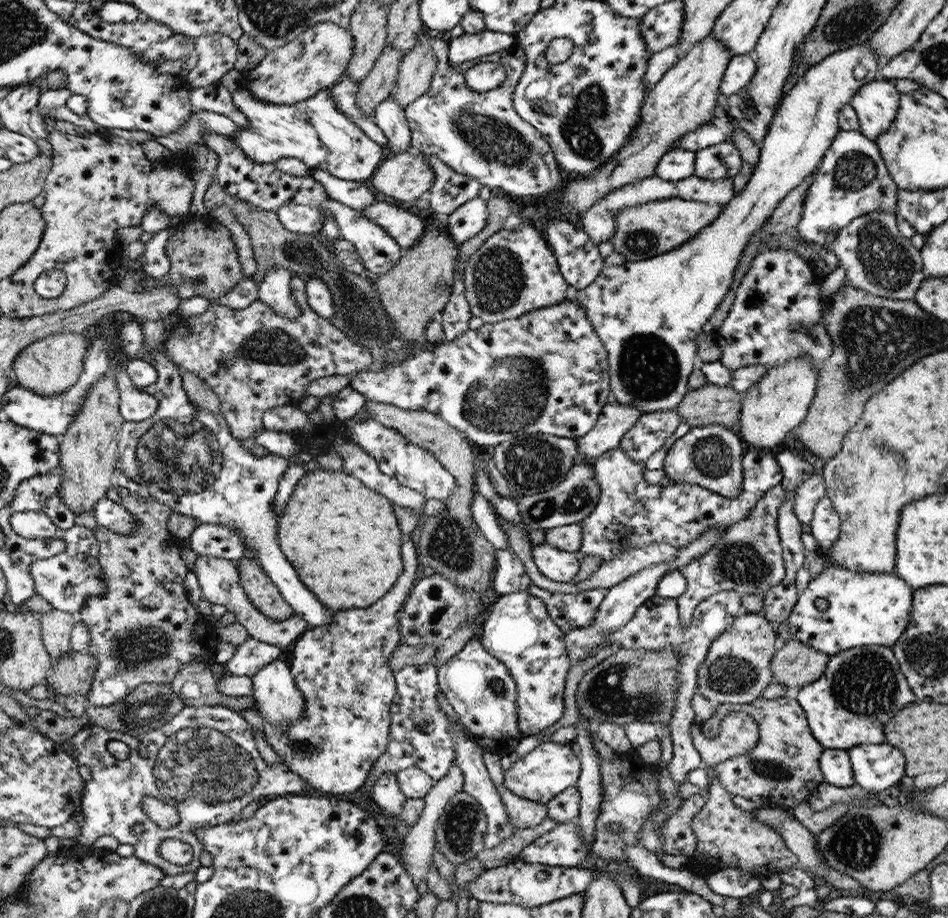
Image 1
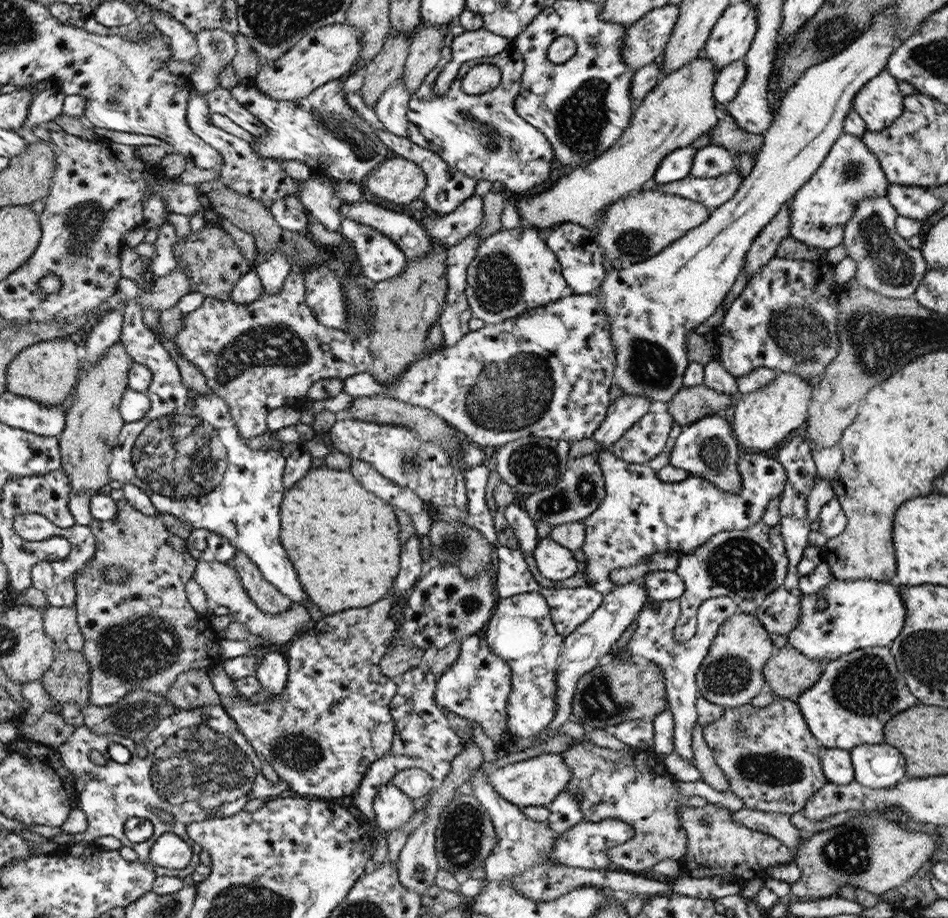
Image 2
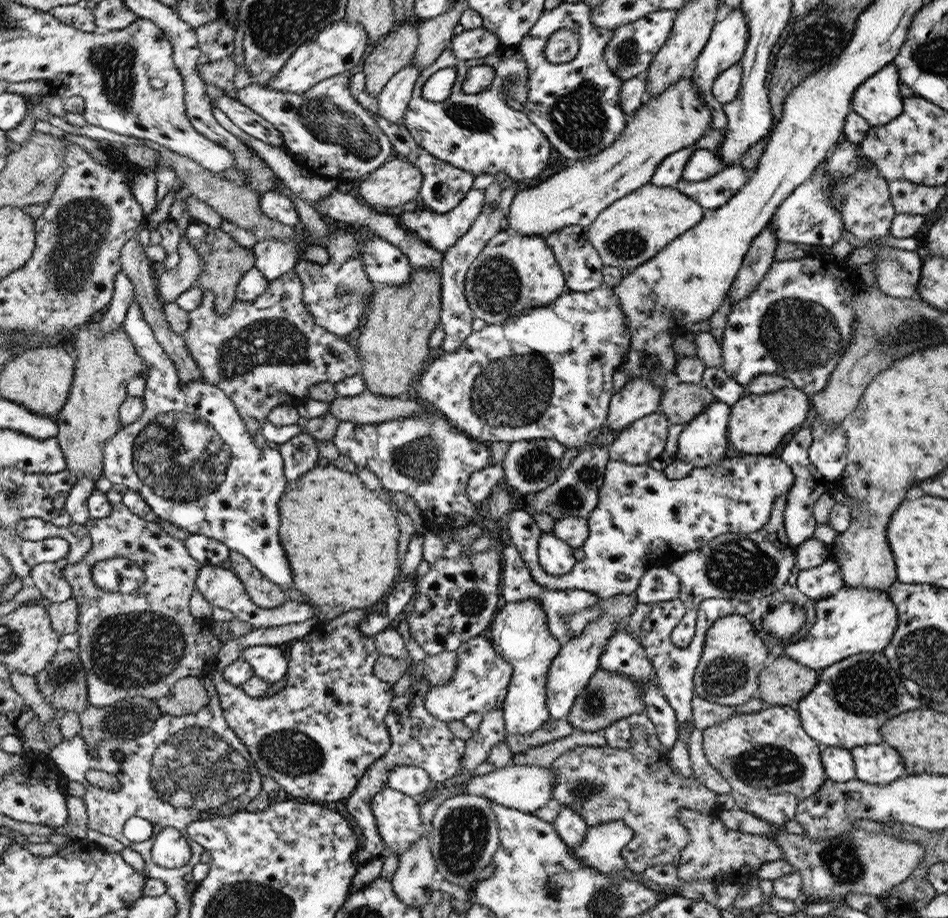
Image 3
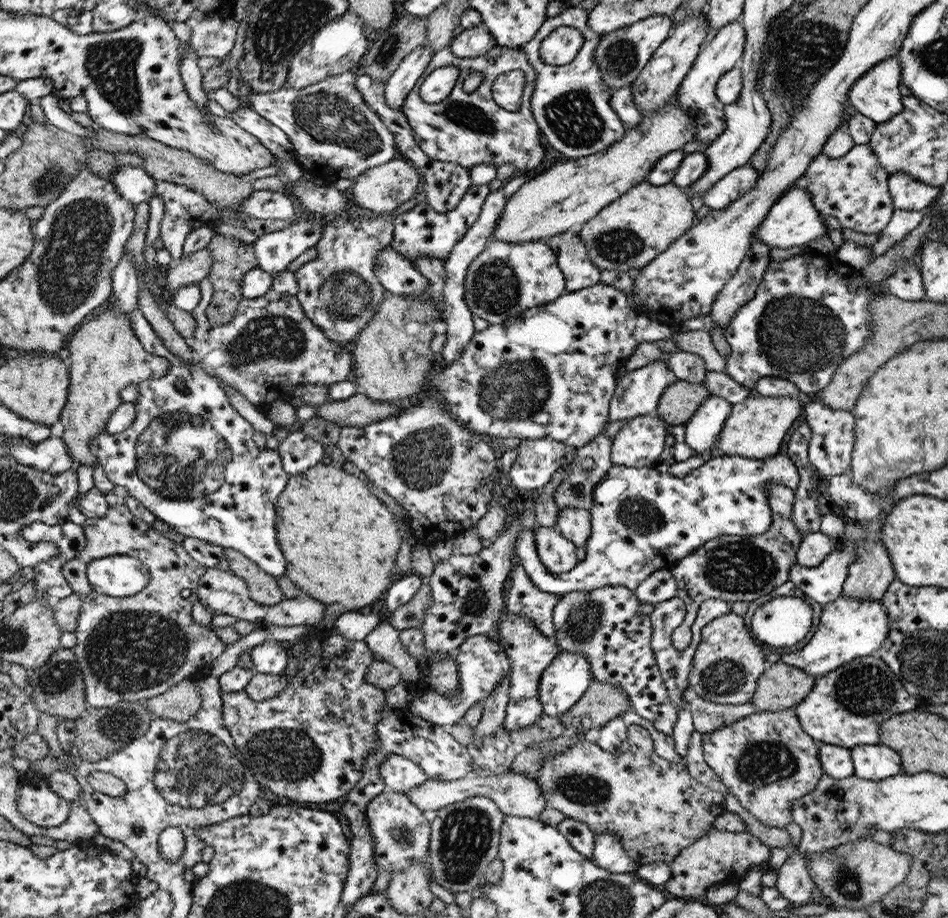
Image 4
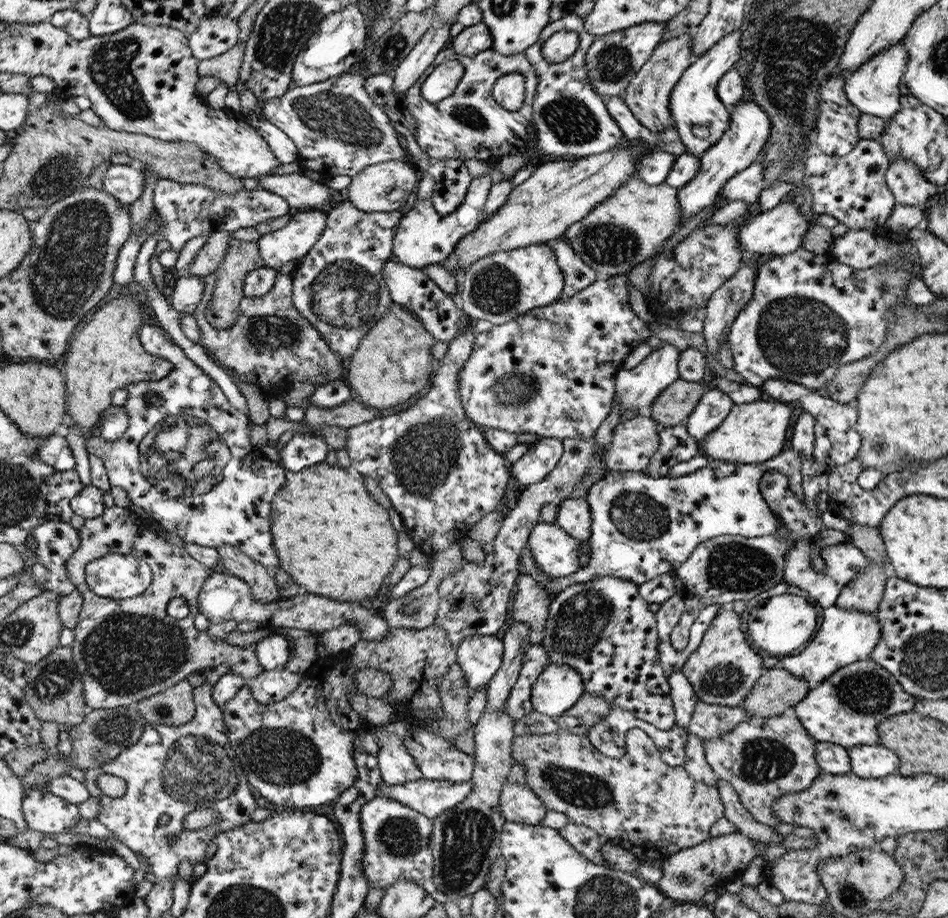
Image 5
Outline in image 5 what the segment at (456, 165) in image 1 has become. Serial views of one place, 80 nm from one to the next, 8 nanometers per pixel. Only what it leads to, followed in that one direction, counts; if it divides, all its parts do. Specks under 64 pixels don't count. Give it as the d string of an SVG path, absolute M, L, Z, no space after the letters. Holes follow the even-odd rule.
M446 46L436 55L433 63L407 90L402 99L404 109L414 118L417 144L424 150L425 154L435 159L448 159L450 161L454 157L464 162L464 158L476 158L488 161L493 165L504 156L523 155L527 159L526 165L535 163L537 158L530 155L532 146L528 142L530 142L531 131L534 132L532 112L534 95L537 93L538 86L536 73L527 56L522 52L512 56L504 56L492 47L474 56L464 56L458 54L452 46ZM447 60L461 62L465 68L465 73L448 99L430 104L423 99L422 83L441 62ZM511 72L519 72L525 78L524 102L520 110L516 110L516 112L504 110L502 106L496 104L492 94L496 80Z

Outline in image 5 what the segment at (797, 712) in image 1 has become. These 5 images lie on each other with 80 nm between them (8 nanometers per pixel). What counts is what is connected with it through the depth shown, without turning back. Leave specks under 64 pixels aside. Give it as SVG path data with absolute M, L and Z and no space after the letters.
M789 708L784 714L778 717L760 719L750 717L740 722L730 733L718 738L704 741L705 759L712 767L715 776L730 782L738 793L740 802L751 813L756 822L766 826L782 823L771 806L775 800L782 795L792 791L801 791L811 786L812 781L822 772L815 759L815 744L817 740L802 727L796 717L795 710Z

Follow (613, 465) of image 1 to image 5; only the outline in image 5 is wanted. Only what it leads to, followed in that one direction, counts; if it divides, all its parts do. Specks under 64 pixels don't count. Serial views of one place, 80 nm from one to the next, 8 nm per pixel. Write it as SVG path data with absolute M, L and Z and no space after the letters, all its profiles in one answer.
M783 449L778 456L762 464L742 464L741 462L725 462L725 460L709 459L708 464L686 476L654 478L644 471L622 472L611 470L606 476L598 479L588 490L585 498L591 510L591 556L586 567L580 567L572 576L566 579L550 579L539 571L533 561L531 550L525 548L521 554L523 572L530 575L542 589L547 589L556 596L566 591L572 584L580 584L594 580L594 577L610 575L622 577L642 585L661 574L670 574L686 562L694 549L702 542L715 536L738 535L746 538L756 538L768 534L779 534L781 522L773 513L759 489L762 476L770 471L782 473L789 478L791 491L802 502L805 500L802 486L803 458L794 449Z

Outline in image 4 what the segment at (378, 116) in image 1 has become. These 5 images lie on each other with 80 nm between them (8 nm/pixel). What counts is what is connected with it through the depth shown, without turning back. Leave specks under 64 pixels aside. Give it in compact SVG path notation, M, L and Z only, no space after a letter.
M422 44L415 48L398 65L398 68L387 78L385 84L386 105L390 110L402 112L408 93L416 86L418 78L424 74L424 70L433 57L433 50Z

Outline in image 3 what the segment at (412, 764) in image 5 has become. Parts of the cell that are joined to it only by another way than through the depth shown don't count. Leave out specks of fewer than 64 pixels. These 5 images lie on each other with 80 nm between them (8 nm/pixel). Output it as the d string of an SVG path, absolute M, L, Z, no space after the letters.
M396 765L389 769L387 786L406 796L417 798L432 785L429 774L419 766Z

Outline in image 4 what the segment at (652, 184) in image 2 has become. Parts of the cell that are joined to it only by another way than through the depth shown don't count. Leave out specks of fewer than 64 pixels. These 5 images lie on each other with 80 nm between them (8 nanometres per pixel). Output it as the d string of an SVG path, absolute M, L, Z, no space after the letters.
M752 166L736 168L704 192L700 202L720 211L750 192L758 181L758 174Z

